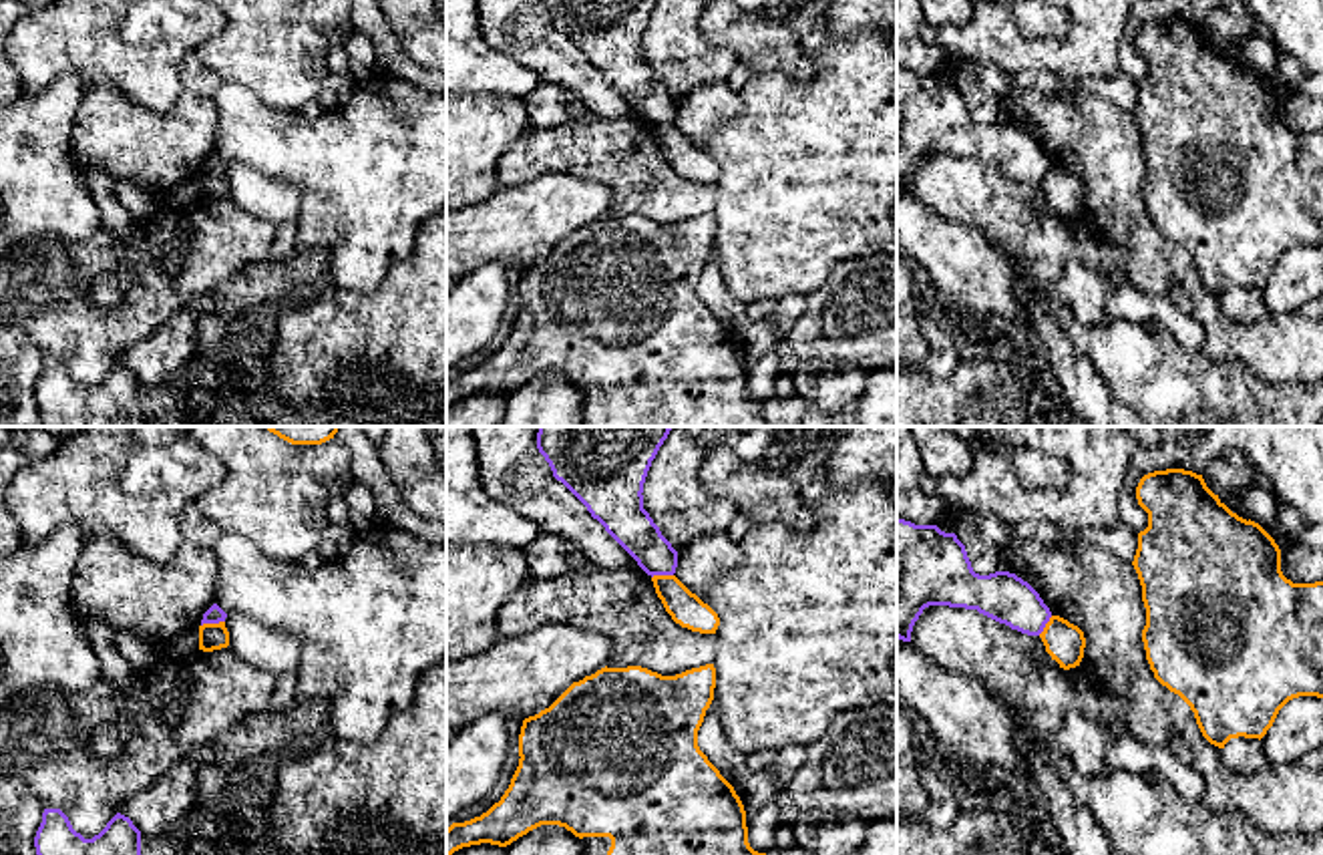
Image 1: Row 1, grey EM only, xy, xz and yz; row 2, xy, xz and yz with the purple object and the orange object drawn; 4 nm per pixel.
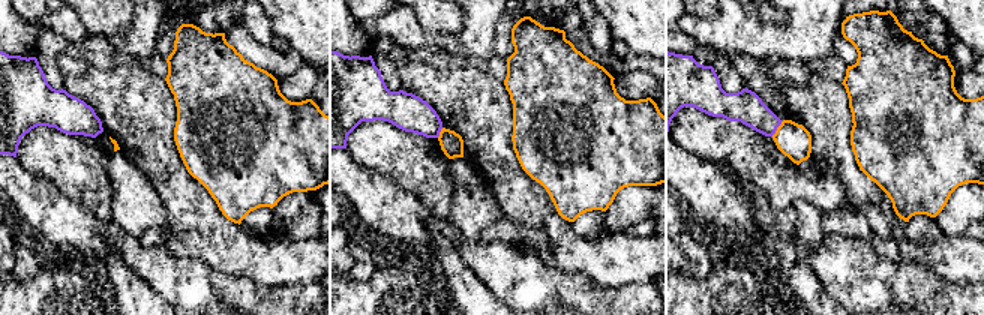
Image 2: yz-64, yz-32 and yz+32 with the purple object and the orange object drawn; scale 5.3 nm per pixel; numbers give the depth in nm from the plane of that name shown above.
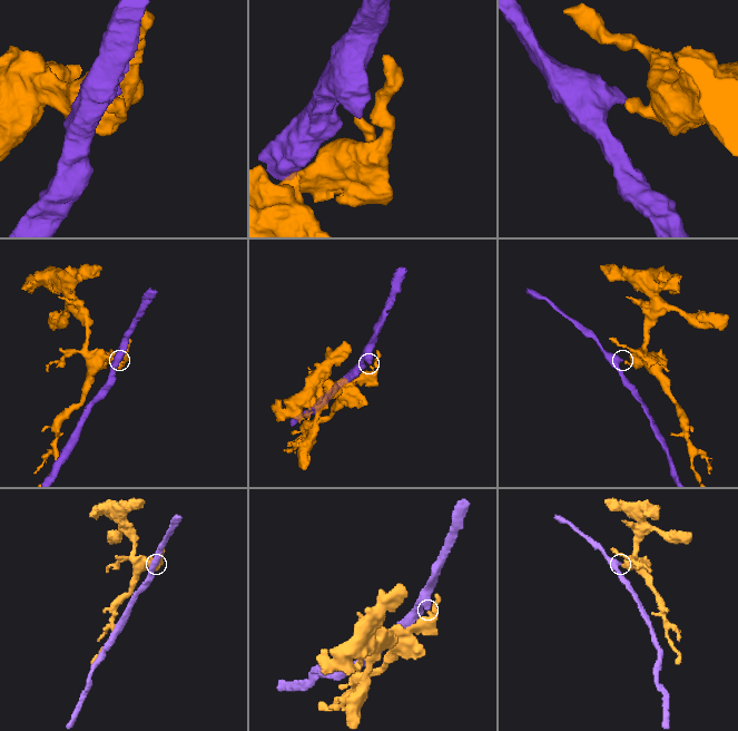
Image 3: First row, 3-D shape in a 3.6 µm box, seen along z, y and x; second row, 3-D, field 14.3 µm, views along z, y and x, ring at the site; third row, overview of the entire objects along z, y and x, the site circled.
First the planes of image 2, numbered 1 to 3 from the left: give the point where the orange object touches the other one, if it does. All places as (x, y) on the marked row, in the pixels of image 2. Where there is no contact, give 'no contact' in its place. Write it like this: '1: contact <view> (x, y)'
1: no contact
2: contact yz-32 (440, 131)
3: contact yz+32 (776, 129)

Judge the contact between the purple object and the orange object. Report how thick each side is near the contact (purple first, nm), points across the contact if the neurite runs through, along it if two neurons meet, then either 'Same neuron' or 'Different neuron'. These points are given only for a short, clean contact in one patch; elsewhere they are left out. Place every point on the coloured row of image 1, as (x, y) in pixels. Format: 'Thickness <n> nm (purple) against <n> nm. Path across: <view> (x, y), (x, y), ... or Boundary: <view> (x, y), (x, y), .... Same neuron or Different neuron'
Thickness 70 nm (purple) against 110 nm. Boundary: xy (224, 620), (202, 626). Different neuron

